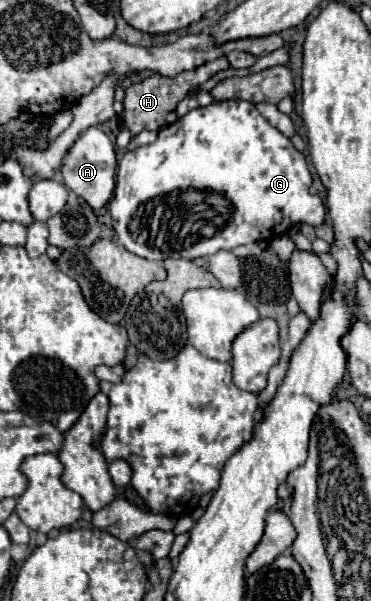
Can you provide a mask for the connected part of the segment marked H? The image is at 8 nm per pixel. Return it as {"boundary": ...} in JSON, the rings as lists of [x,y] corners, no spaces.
{"boundary":[[[225,56],[213,60],[213,62],[205,62],[193,70],[181,72],[173,78],[161,76],[161,74],[151,74],[145,80],[137,80],[133,82],[129,88],[125,88],[125,112],[119,116],[121,124],[125,128],[129,128],[133,134],[139,134],[141,130],[159,130],[161,124],[165,124],[165,116],[169,112],[175,110],[175,106],[189,94],[189,90],[193,90],[195,86],[201,86],[203,82],[207,82],[211,76],[215,76],[221,70],[229,68],[229,60]]]}

